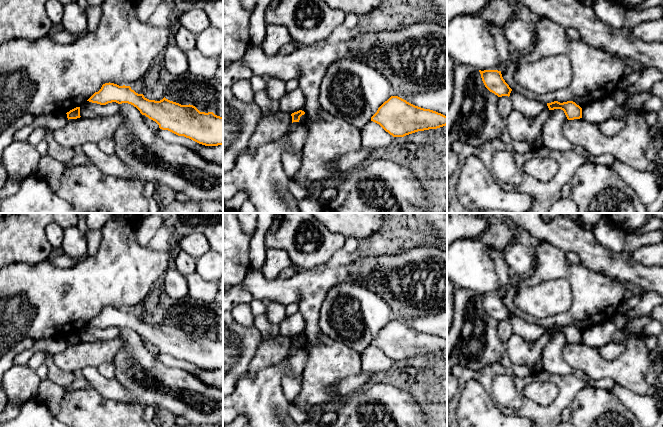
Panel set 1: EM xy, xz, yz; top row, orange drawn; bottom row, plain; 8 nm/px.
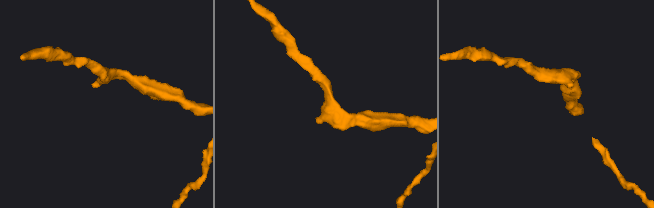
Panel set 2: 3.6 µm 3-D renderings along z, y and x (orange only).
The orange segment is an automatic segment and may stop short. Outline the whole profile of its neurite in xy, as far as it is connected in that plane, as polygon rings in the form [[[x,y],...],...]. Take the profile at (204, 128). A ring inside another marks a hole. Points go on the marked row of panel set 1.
[[[110,82],[103,84],[101,89],[95,92],[87,101],[100,105],[112,102],[118,104],[128,103],[136,107],[142,115],[155,121],[162,130],[168,130],[205,146],[223,145],[223,117],[217,116],[213,112],[200,112],[190,104],[181,105],[165,97],[160,101],[149,100],[143,94],[136,93],[130,86],[119,86]]]

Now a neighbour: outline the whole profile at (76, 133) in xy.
[[[119,113],[91,119],[69,119],[63,128],[53,131],[53,137],[62,146],[77,151],[86,143],[97,144],[104,139],[113,139],[122,124],[123,117]]]

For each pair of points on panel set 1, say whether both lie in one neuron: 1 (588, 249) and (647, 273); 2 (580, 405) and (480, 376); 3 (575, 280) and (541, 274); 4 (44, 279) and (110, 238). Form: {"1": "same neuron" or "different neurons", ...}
{"1": "same neuron", "2": "different neurons", "3": "same neuron", "4": "same neuron"}

